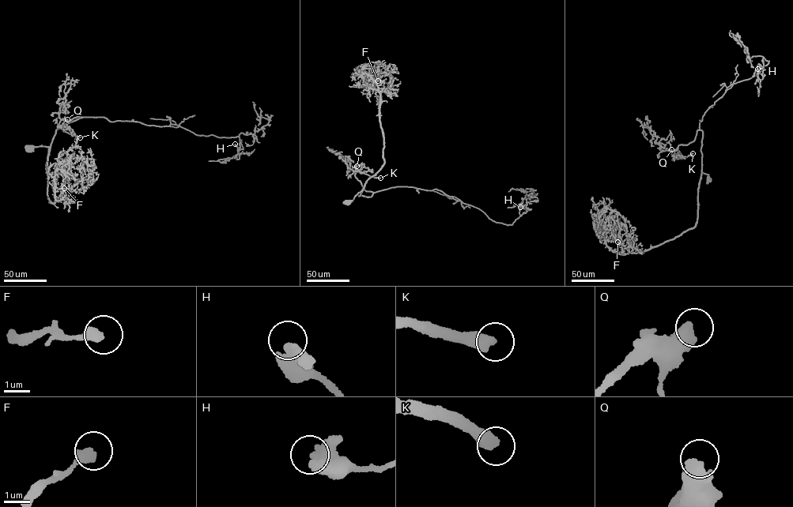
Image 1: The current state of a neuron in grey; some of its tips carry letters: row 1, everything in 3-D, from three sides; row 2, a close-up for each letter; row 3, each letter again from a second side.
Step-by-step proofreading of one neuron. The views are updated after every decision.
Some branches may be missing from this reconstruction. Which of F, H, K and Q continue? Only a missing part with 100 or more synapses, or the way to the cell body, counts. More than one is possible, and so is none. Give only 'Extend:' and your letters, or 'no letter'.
Extend: K

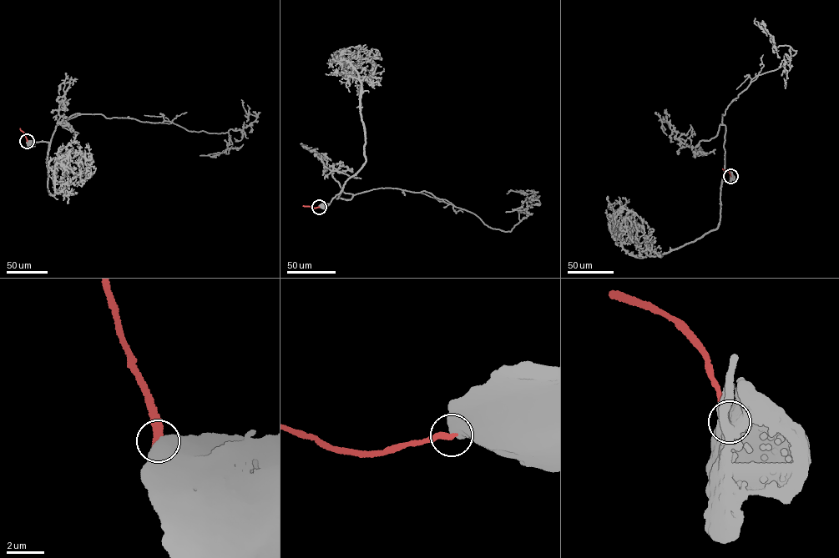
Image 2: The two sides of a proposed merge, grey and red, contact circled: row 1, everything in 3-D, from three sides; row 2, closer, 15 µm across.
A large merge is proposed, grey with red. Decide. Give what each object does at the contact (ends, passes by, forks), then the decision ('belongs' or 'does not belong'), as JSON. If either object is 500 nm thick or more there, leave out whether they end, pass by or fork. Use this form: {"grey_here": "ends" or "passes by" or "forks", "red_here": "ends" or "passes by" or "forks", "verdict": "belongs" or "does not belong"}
{"verdict": "does not belong"}

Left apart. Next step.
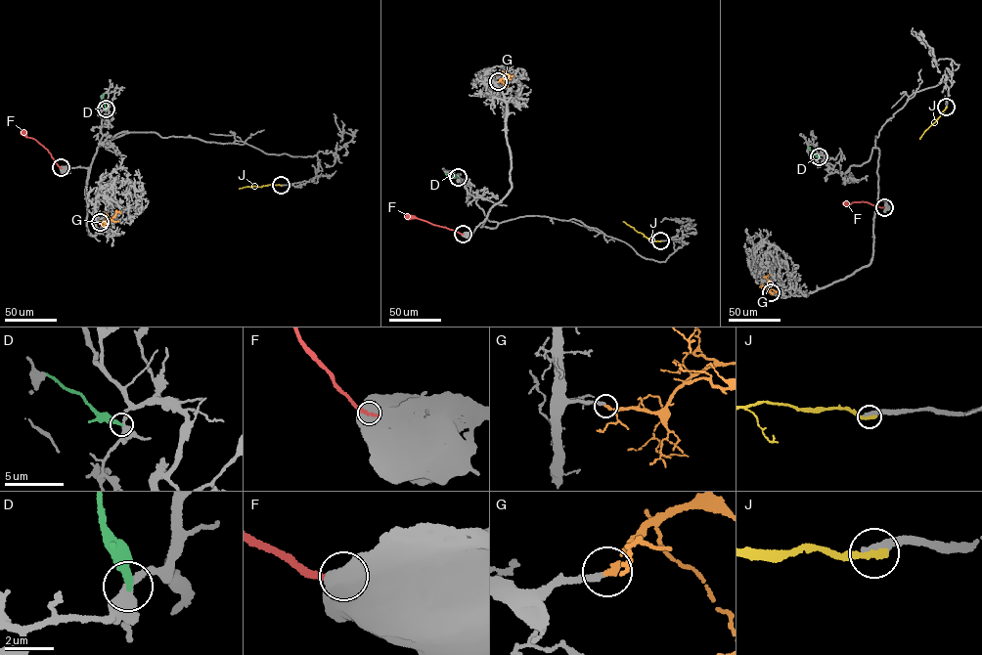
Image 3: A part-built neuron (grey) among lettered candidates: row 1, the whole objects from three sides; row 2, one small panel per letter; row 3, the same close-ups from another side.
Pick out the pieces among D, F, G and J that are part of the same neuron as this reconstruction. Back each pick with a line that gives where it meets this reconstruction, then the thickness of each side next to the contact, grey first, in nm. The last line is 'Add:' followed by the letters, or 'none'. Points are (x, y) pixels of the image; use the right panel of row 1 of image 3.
G: meets grey at (771, 292); 240 nm thick on the grey side, 240 nm on the other
Add: G

